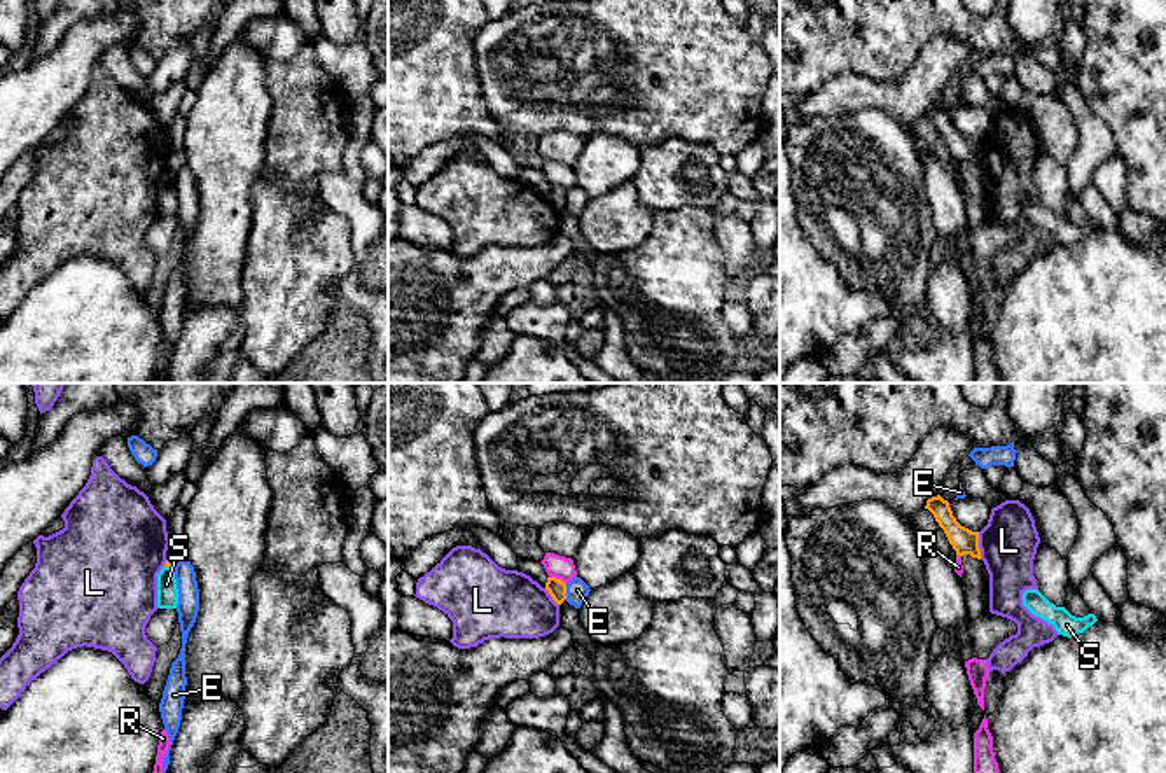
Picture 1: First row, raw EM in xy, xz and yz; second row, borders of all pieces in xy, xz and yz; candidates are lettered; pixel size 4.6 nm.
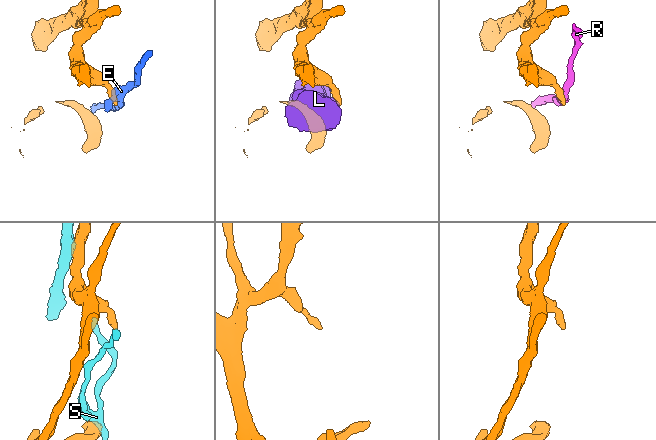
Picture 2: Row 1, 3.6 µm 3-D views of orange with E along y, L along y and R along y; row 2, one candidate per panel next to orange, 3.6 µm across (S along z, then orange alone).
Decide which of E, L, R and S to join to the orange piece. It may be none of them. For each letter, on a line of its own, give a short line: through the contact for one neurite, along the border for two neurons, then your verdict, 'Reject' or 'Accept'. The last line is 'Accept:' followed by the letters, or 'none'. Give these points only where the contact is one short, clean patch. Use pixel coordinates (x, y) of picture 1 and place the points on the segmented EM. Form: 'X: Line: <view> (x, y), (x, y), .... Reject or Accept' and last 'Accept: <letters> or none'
E: Reject
L: Reject
R: Line: xz (549, 576), (558, 578), (565, 584). Reject
S: Reject
Accept: none

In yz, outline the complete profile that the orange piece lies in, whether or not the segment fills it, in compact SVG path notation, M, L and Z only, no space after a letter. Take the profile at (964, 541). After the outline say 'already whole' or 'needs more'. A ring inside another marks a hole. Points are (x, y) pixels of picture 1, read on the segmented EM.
M940 495L932 497L927 500L925 509L933 514L935 521L944 530L949 544L953 546L958 556L970 554L972 558L981 560L979 532L972 532L961 526L953 516L947 500L944 500Z | already whole

